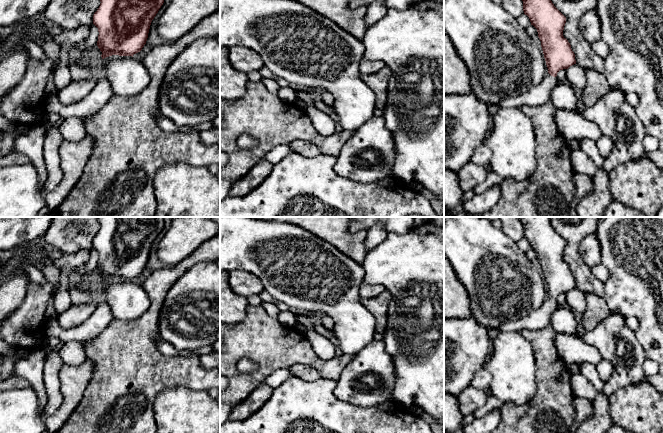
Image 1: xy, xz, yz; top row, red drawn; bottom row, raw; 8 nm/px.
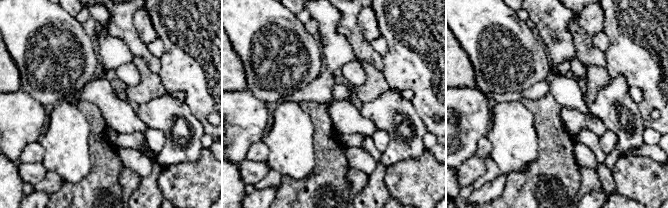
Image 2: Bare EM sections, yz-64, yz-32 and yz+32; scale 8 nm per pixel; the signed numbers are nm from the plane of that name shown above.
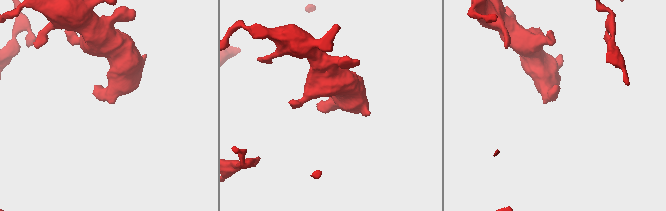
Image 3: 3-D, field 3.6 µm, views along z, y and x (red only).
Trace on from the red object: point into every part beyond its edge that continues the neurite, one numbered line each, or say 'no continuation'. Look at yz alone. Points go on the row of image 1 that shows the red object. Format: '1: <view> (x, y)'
1: yz (541, 94)

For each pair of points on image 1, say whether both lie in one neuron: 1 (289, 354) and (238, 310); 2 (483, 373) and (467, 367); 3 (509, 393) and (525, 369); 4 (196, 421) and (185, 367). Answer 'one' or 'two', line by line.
1: two
2: two
3: one
4: two

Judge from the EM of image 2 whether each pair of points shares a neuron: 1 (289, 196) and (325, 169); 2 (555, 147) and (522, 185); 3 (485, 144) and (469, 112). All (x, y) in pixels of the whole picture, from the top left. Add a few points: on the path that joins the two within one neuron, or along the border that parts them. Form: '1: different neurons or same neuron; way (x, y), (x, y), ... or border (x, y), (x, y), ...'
1: same neuron; way (298, 192), (316, 178)
2: same neuron; way (551, 156), (531, 176)
3: different neurons; border (485, 134), (479, 141), (474, 154)

